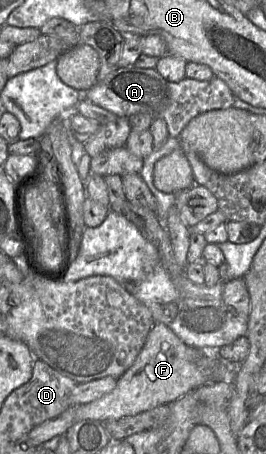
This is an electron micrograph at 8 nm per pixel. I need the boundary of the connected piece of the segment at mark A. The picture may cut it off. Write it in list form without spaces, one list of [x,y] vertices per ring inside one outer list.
[[[118,67],[85,93],[87,100],[118,117],[129,118],[137,113],[147,113],[154,119],[163,119],[170,138],[179,138],[188,122],[199,114],[233,107],[234,97],[225,82],[217,76],[206,81],[184,78],[171,82],[155,69],[136,67]]]

